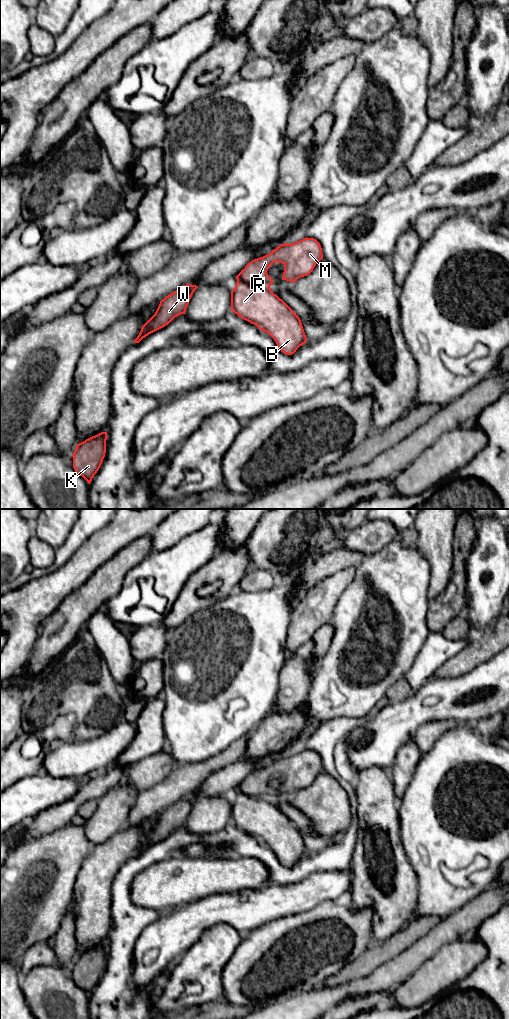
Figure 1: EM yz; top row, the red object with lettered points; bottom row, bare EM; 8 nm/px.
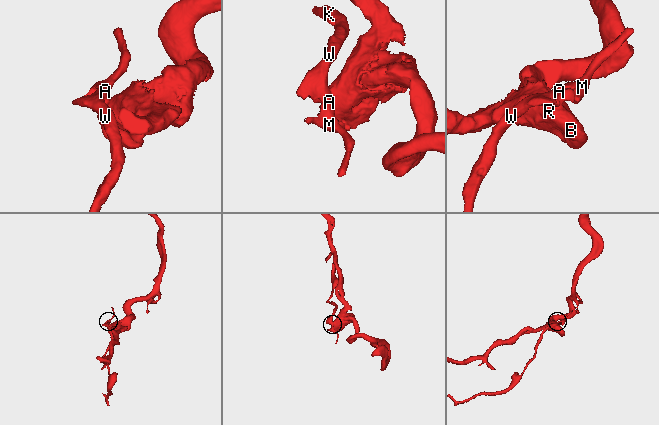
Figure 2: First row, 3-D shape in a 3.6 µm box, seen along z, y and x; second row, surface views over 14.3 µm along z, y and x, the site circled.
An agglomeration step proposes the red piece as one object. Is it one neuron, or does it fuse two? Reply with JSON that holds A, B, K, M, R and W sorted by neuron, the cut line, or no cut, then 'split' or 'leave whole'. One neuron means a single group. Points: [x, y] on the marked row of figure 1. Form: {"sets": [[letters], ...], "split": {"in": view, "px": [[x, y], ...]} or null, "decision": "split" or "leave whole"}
{"sets": [["A", "K", "M", "W"], ["B", "R"]], "split": {"in": "yz", "px": [[237, 279], [269, 287]]}, "decision": "split"}

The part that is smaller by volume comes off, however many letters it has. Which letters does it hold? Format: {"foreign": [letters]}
{"foreign": ["A", "K", "M", "W"]}

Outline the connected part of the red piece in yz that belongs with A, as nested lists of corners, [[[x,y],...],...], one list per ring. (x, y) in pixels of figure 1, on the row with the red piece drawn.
[[[306,237],[292,244],[281,244],[271,253],[252,260],[236,279],[256,286],[270,287],[273,279],[267,271],[273,263],[279,262],[285,266],[282,280],[293,283],[309,275],[322,258],[320,243],[314,238]]]

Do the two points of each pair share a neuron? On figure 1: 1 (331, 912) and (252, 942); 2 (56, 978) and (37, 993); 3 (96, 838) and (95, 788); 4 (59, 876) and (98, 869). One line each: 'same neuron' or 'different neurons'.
1: same neuron
2: same neuron
3: different neurons
4: different neurons

